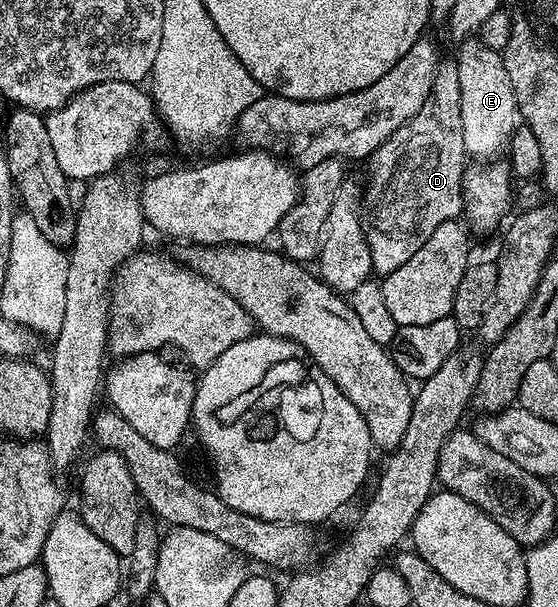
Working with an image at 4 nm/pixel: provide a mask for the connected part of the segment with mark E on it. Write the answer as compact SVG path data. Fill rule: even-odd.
M469 37L459 44L460 52L454 55L458 65L458 89L462 103L462 137L464 138L464 150L476 161L492 161L496 155L508 146L508 139L512 131L518 125L518 112L516 110L516 98L514 97L514 85L510 85L510 77L506 73L506 65L501 52L492 51L479 38Z

